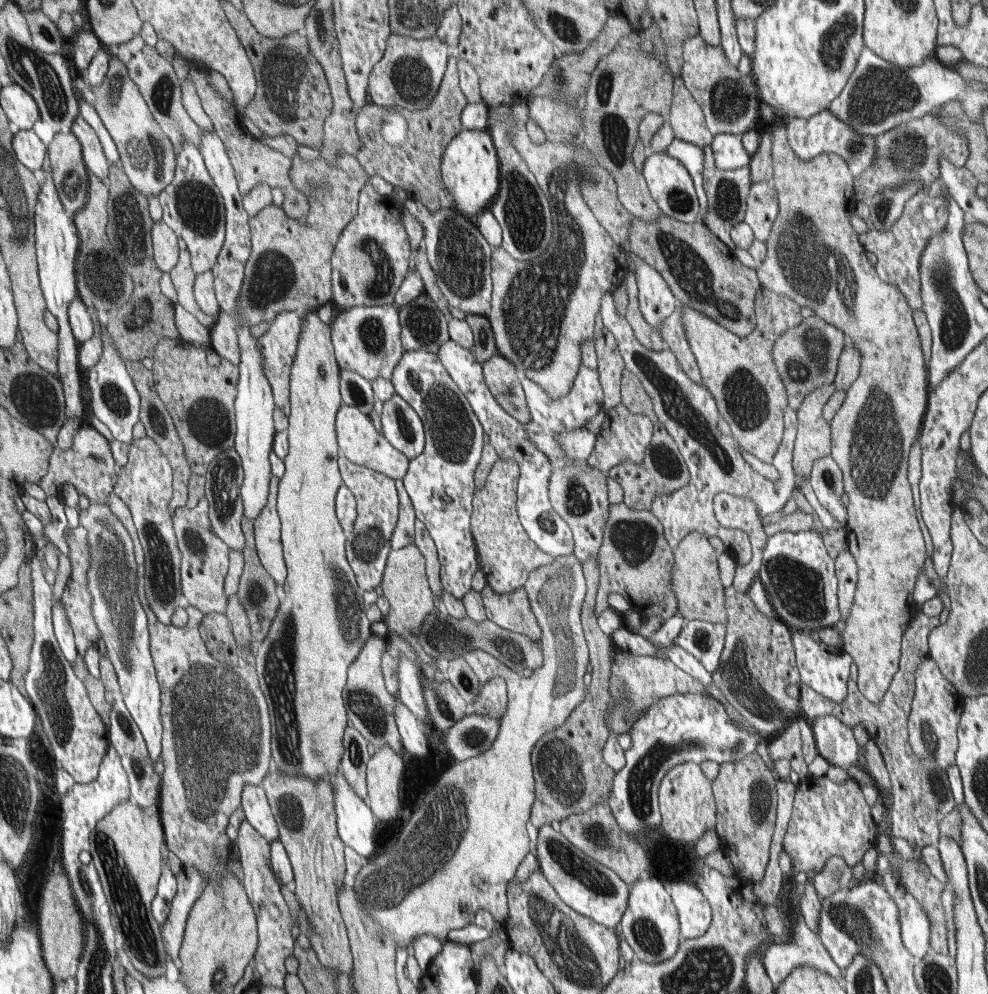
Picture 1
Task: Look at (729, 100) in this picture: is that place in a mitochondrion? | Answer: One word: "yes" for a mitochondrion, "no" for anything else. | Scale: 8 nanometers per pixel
yes

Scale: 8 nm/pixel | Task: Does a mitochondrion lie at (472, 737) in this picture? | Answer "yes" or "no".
yes

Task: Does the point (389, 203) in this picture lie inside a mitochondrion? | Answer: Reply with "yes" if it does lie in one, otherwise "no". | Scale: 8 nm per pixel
no

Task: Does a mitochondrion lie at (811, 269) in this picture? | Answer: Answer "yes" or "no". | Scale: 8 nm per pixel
yes

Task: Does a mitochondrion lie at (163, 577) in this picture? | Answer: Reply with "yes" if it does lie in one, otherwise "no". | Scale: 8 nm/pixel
yes

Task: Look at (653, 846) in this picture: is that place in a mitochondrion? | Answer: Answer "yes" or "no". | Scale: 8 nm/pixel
yes

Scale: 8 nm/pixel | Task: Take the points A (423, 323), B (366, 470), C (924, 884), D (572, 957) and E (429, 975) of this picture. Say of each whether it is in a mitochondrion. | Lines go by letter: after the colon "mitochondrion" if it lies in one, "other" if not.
A: mitochondrion
B: other
C: other
D: mitochondrion
E: other

